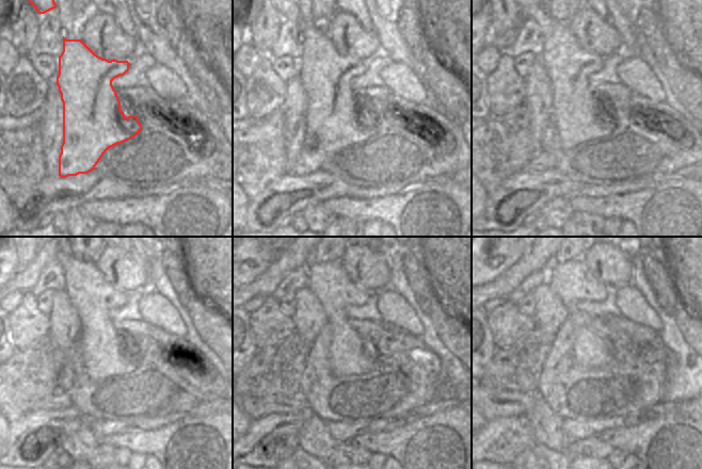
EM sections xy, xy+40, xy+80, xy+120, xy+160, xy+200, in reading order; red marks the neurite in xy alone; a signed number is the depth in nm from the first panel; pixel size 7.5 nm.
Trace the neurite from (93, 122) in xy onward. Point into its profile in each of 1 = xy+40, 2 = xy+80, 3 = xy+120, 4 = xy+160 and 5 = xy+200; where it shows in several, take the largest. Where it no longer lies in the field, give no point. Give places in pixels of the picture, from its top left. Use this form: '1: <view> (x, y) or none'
1: xy+40 (333, 116)
2: xy+80 (579, 116)
3: xy+120 (105, 354)
4: xy+160 (349, 354)
5: xy+200 (572, 281)

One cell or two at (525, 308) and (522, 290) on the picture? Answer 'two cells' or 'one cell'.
two cells

